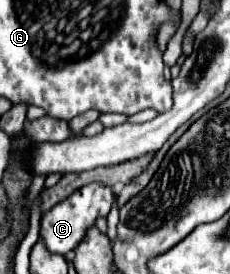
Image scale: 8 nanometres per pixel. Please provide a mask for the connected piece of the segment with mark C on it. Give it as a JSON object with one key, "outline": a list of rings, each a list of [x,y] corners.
{"outline":[[[91,183],[83,189],[77,189],[71,197],[67,197],[65,201],[59,201],[51,211],[45,211],[43,217],[41,217],[41,231],[39,231],[39,237],[41,241],[45,243],[45,247],[51,251],[51,253],[69,253],[73,251],[85,237],[85,231],[89,227],[93,227],[95,219],[97,217],[107,217],[109,209],[111,209],[111,203],[113,203],[113,191],[105,185],[99,185],[99,183]]]}

